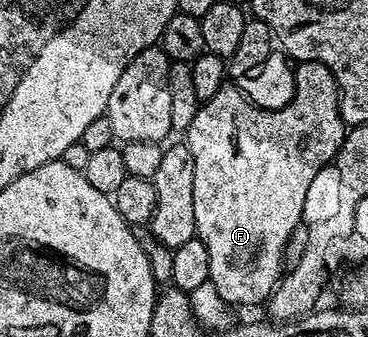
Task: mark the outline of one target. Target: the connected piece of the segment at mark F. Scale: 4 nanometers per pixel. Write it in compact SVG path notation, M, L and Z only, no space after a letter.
M301 62L295 67L296 87L293 99L285 107L277 110L264 110L254 105L236 84L225 84L210 96L210 100L200 103L198 116L194 116L194 124L186 131L186 145L190 148L190 156L194 164L194 224L196 225L196 237L206 244L206 252L210 255L210 276L208 281L218 288L218 296L228 303L229 307L256 306L267 303L269 295L278 282L280 270L280 258L276 253L280 246L284 245L288 236L295 230L296 225L301 225L303 219L303 205L306 202L306 194L312 186L316 186L316 177L324 165L331 163L344 143L346 127L340 115L340 89L326 64L321 62Z

